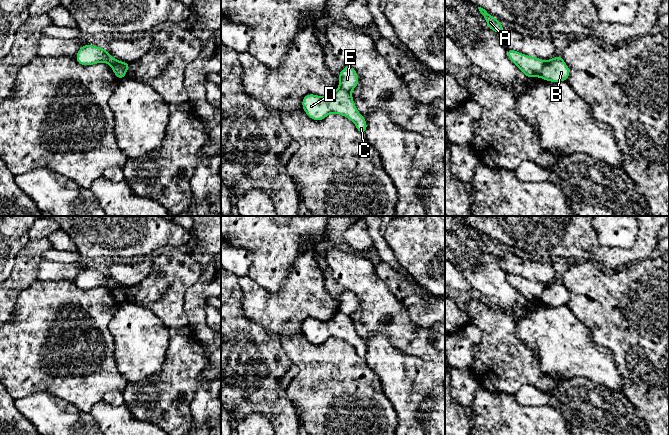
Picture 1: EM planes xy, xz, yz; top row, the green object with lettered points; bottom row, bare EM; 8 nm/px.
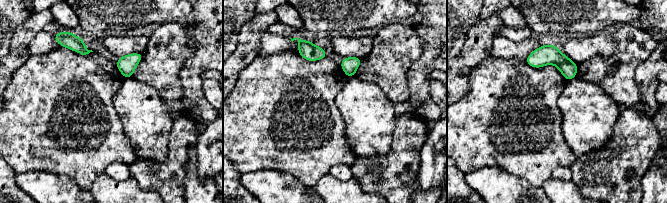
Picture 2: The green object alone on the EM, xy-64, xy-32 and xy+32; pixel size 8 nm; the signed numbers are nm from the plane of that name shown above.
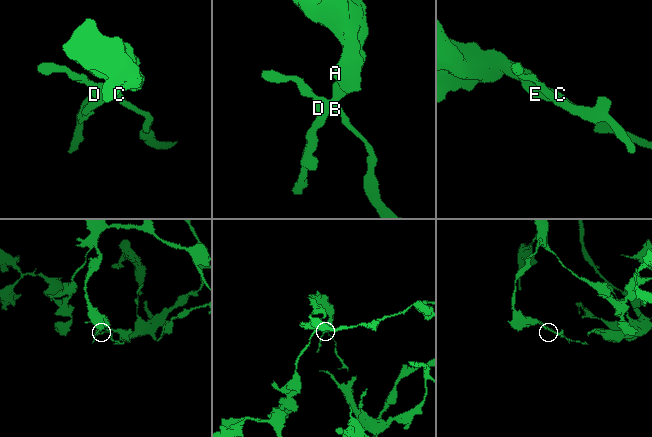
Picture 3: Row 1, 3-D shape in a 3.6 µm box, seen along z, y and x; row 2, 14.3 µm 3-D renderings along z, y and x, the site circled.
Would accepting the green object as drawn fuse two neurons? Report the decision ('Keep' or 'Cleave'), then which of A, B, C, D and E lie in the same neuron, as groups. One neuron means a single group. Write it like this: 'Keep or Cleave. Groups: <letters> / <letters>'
Cleave. Groups: A E / B C D

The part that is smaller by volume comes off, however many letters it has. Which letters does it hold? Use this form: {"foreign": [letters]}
{"foreign": ["B", "C", "D"]}

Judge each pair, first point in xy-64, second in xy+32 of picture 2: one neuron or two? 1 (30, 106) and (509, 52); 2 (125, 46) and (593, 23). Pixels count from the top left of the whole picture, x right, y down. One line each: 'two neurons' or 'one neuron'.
1: two neurons
2: two neurons

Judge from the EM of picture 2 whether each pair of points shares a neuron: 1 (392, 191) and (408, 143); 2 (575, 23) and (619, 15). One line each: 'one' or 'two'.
1: one
2: one

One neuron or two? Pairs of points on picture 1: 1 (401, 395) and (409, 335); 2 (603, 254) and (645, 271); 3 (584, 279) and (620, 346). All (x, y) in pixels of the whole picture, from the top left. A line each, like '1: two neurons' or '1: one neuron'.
1: two neurons
2: two neurons
3: one neuron

